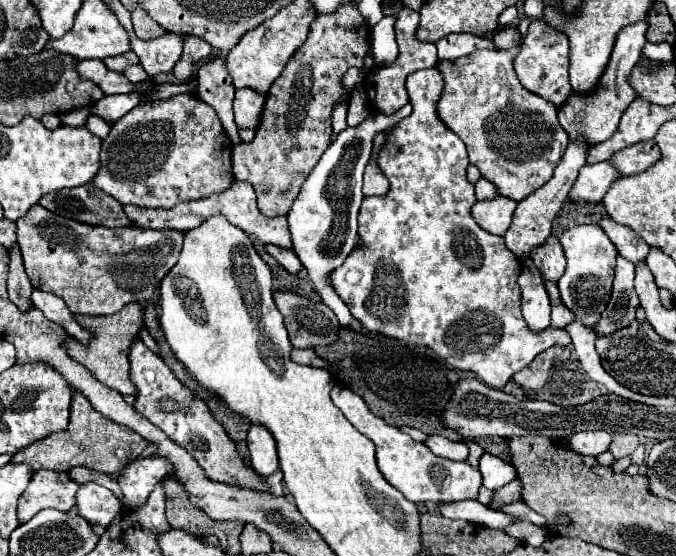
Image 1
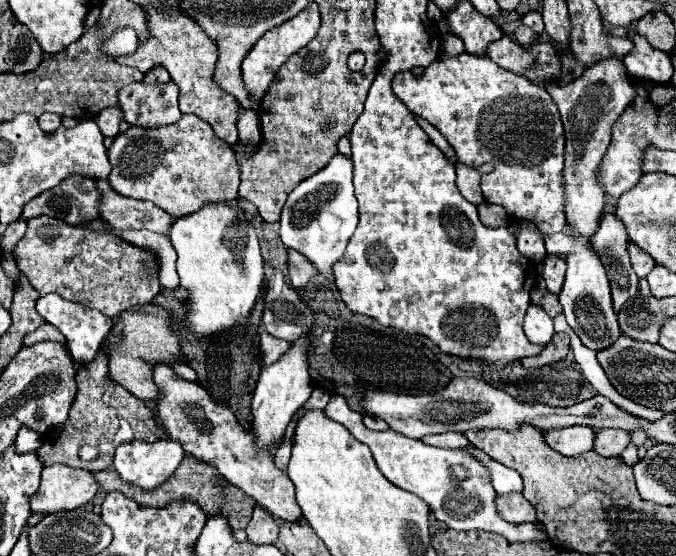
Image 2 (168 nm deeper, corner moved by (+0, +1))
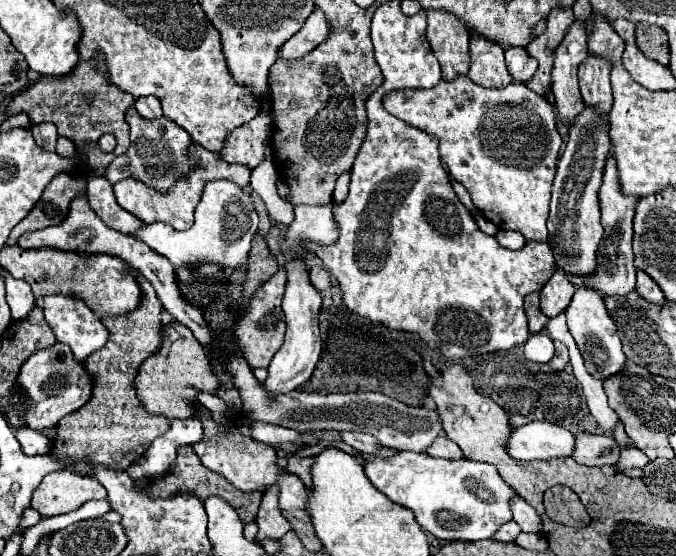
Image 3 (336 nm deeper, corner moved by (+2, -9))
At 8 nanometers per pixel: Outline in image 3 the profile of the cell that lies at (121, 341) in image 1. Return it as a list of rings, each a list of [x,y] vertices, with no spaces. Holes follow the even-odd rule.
[[[170,322],[162,328],[162,336],[164,342],[160,352],[152,354],[140,366],[140,372],[136,376],[136,392],[150,414],[164,414],[170,420],[186,420],[196,414],[198,392],[216,394],[220,380],[212,372],[204,348],[186,326],[182,326],[180,322]]]

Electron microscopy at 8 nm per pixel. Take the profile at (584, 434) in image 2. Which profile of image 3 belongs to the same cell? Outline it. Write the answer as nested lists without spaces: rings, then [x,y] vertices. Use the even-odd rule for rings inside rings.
[[[530,422],[520,428],[512,428],[512,434],[506,438],[508,456],[512,456],[516,460],[566,458],[572,454],[572,448],[574,448],[574,436],[566,428],[562,428],[558,424],[550,424],[550,422]]]

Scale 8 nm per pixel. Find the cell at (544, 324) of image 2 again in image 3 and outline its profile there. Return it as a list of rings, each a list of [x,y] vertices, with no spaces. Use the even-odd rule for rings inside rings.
[[[540,332],[540,334],[532,334],[528,338],[528,342],[524,344],[524,356],[532,362],[538,362],[538,364],[546,364],[552,360],[554,356],[554,344],[552,340]]]

